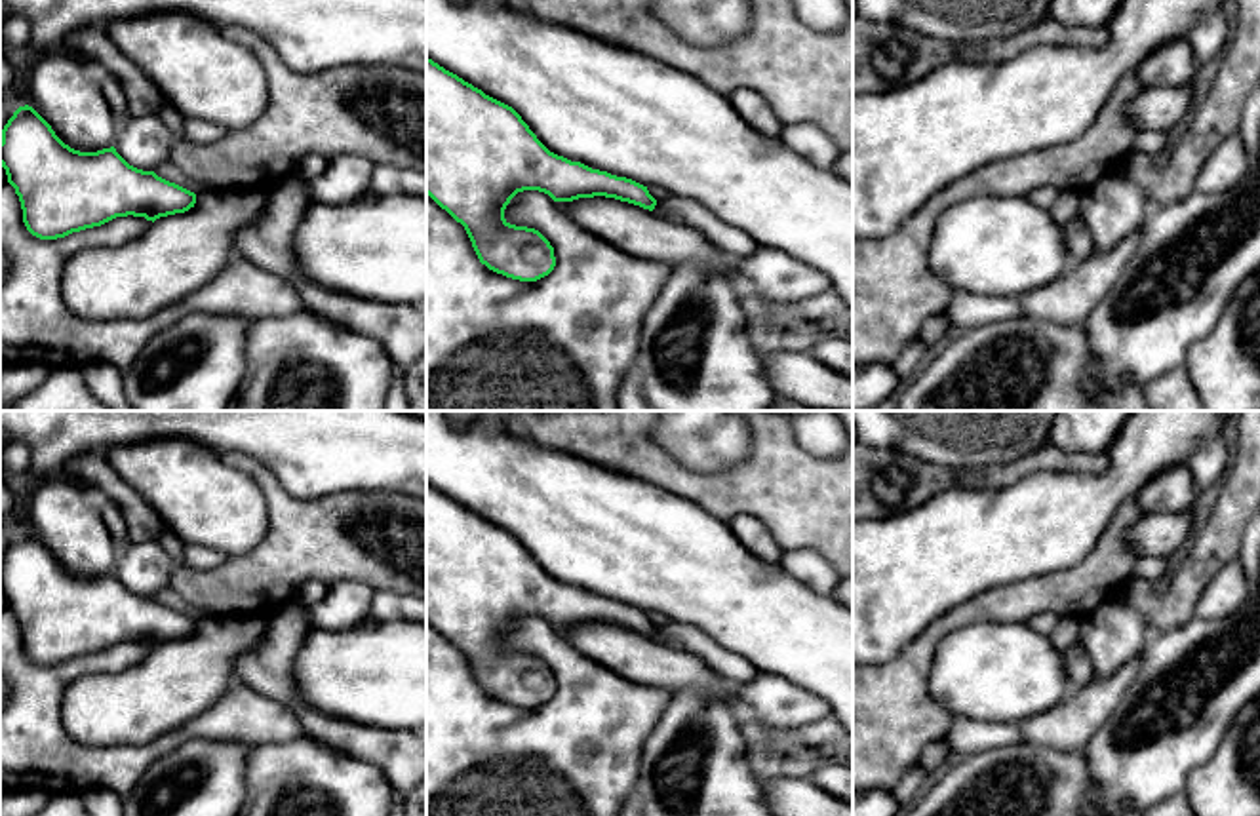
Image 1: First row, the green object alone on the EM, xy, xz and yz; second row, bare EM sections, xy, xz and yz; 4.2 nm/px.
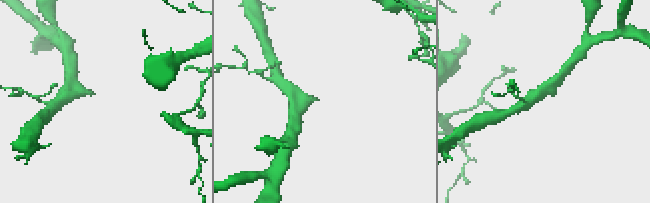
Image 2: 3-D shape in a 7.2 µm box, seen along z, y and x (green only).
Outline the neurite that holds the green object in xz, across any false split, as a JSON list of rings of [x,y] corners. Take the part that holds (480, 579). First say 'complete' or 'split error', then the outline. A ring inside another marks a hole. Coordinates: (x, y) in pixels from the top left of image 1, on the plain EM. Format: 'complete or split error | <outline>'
split error | [[[426,483],[426,620],[464,652],[482,690],[512,706],[537,708],[554,696],[554,673],[539,656],[504,645],[506,631],[523,616],[544,618],[554,628],[594,622],[628,628],[670,649],[691,652],[731,685],[750,683],[759,673],[746,658],[727,651],[695,626],[670,622],[657,628],[647,612],[632,605],[550,578],[512,533]]]

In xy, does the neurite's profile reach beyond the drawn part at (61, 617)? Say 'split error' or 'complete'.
complete

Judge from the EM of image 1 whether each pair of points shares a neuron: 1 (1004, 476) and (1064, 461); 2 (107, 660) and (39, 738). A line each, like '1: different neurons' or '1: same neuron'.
1: same neuron
2: same neuron

